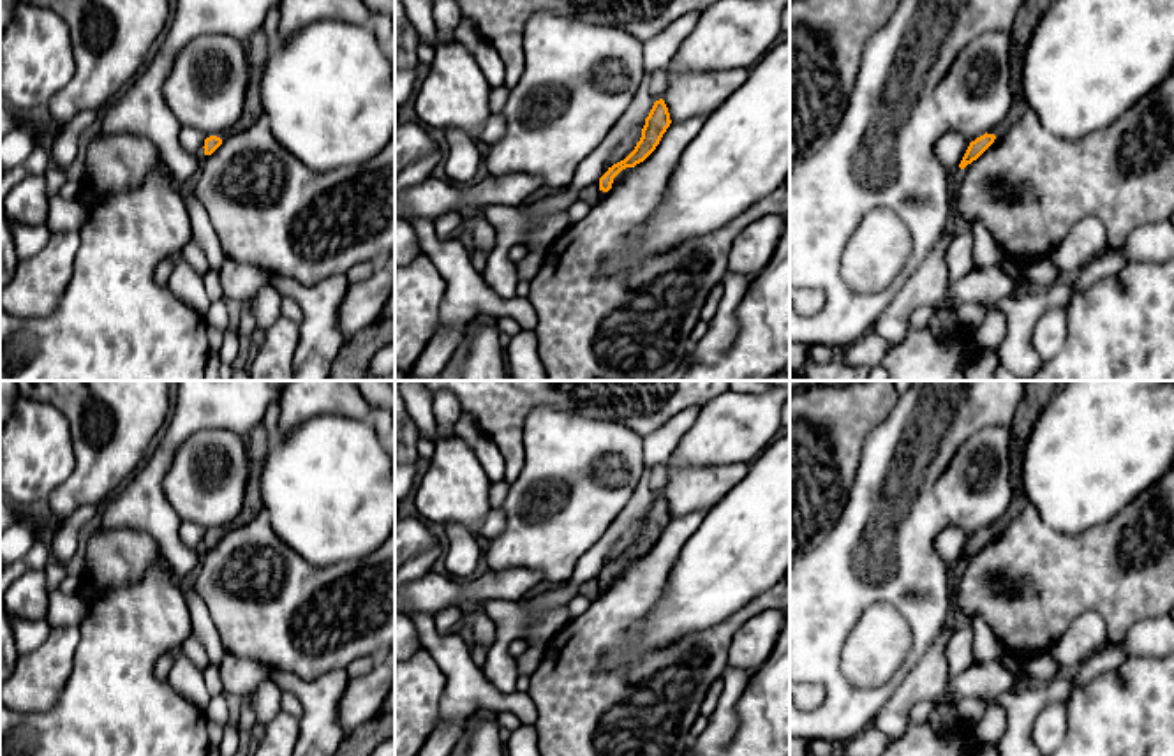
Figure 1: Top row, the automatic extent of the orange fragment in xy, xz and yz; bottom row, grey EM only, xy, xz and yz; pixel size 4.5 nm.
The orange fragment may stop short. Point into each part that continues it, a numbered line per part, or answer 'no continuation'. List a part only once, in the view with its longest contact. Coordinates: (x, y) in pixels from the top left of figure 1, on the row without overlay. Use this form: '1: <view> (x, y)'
1: yz (1037, 393)

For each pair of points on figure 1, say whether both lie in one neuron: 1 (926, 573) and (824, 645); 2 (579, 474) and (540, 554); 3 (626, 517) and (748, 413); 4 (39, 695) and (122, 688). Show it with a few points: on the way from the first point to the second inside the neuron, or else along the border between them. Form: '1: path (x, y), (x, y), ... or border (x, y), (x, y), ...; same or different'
1: path (898, 578), (882, 589), (868, 589), (839, 617); same
2: path (572, 494), (554, 513), (543, 534); same
3: border (691, 425), (665, 462); different
4: border (76, 654), (59, 700), (48, 709), (23, 712); different

